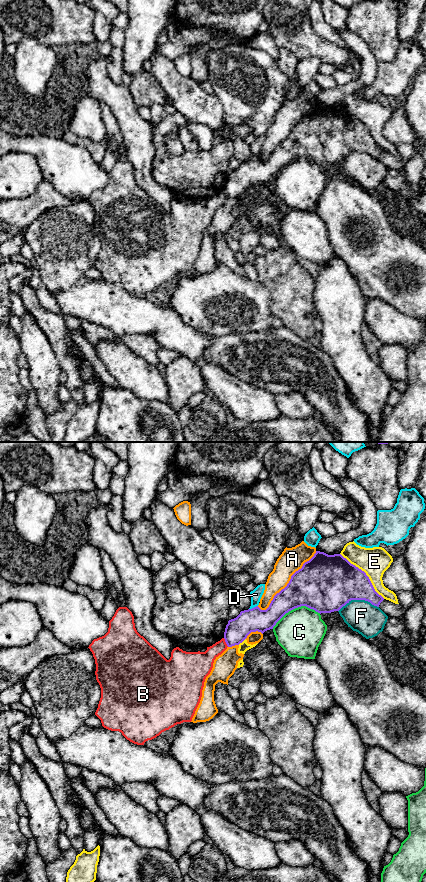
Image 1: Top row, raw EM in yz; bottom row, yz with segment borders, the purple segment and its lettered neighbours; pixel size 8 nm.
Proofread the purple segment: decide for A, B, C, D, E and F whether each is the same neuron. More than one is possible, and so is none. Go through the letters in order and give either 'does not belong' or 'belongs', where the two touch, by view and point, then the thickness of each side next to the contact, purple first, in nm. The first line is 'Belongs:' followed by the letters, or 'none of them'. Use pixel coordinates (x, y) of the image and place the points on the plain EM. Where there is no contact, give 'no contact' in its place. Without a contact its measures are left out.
Belongs: none of them
A: does not belong | yz (287, 136) | 400/190 nm
B: does not belong | yz (225, 193) | 190/180 nm
C: does not belong | yz (295, 159) | 380/380 nm
D: does not belong | yz (254, 159) | 190/90 nm
E: does not belong | yz (365, 126) | 380/220 nm
F: does not belong | yz (358, 151) | 400/260 nm

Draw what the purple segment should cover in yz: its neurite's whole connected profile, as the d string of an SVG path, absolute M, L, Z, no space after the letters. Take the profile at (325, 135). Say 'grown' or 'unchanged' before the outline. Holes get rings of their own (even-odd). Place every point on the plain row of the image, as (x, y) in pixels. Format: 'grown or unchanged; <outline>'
unchanged; M316 103L314 108L291 128L287 138L274 148L266 162L261 162L256 158L241 163L236 170L229 172L224 191L228 199L239 197L251 184L258 183L263 186L273 181L286 165L295 160L306 158L320 166L331 165L339 163L351 152L365 152L379 159L384 150L375 143L366 125L351 116L341 106L328 107Z

